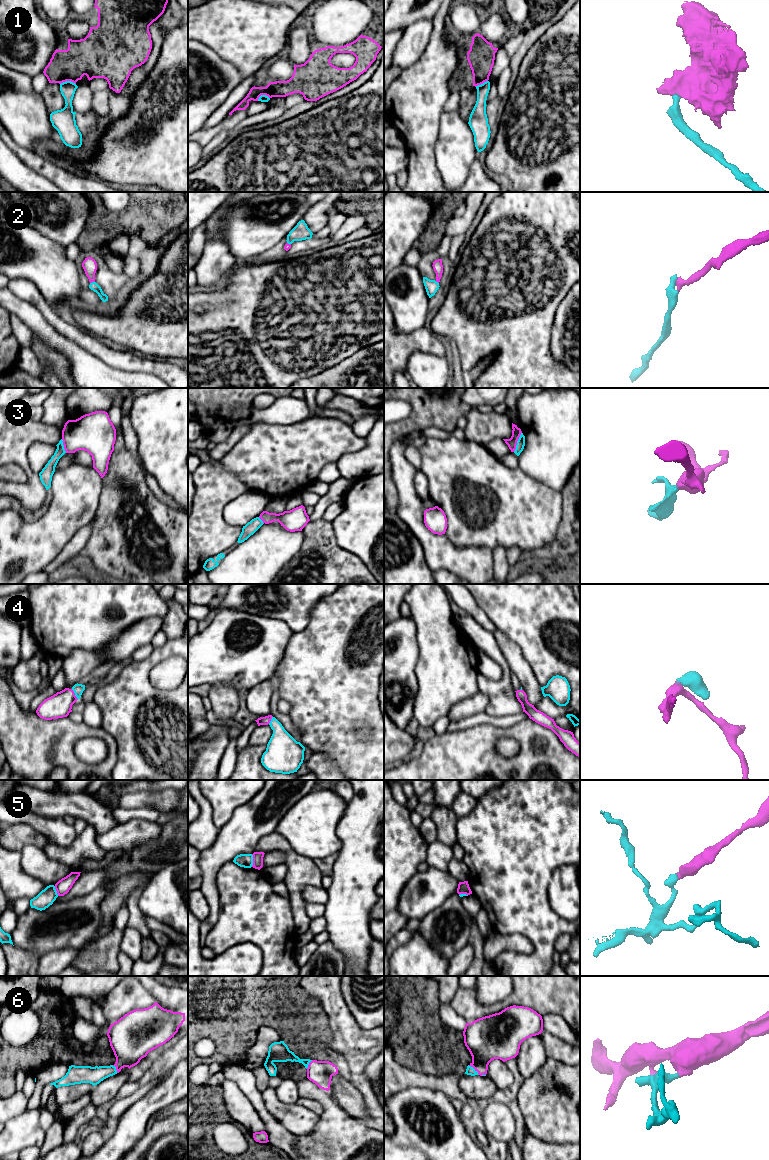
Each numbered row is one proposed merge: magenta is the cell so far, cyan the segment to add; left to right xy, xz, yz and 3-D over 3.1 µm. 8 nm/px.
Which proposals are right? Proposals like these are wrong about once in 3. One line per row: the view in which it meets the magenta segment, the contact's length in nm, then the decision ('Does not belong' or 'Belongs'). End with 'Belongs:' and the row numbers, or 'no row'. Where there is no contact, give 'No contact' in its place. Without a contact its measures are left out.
1: Touches magenta in xy. Shared border 130 nm. Does not belong
2: Touches magenta in xy. Shared border 40 nm. Belongs
3: Touches magenta in yz. Shared border 170 nm. Does not belong
4: Touches magenta in xy. Shared border 100 nm. Belongs
5: Touches magenta in xz. Shared border 100 nm. Belongs
6: Touches magenta in yz. Shared border 120 nm. Belongs
Belongs: 2, 4, 5, 6

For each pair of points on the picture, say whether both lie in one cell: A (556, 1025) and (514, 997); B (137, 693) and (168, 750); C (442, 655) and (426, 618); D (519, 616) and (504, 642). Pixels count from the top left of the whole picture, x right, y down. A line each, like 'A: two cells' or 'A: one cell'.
A: two cells
B: one cell
C: one cell
D: two cells

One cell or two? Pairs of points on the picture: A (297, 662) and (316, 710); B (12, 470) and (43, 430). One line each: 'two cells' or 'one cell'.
A: one cell
B: two cells

